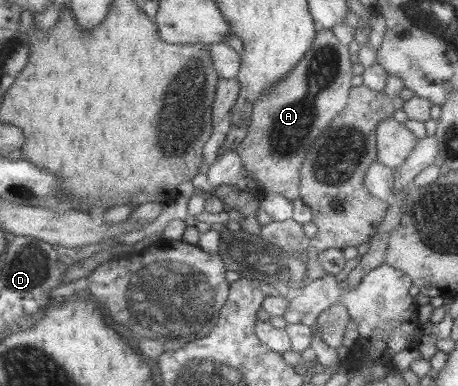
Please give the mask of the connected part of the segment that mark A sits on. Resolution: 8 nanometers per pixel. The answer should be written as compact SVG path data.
M326 28L318 29L315 33L310 49L304 53L304 57L291 69L286 77L277 81L269 91L263 93L251 107L251 119L248 131L242 142L234 148L242 163L249 173L248 177L256 185L256 198L266 193L277 193L286 197L288 201L299 198L298 168L302 165L302 159L312 145L314 137L318 137L330 124L348 101L350 78L353 76L350 55L346 44L339 42Z

